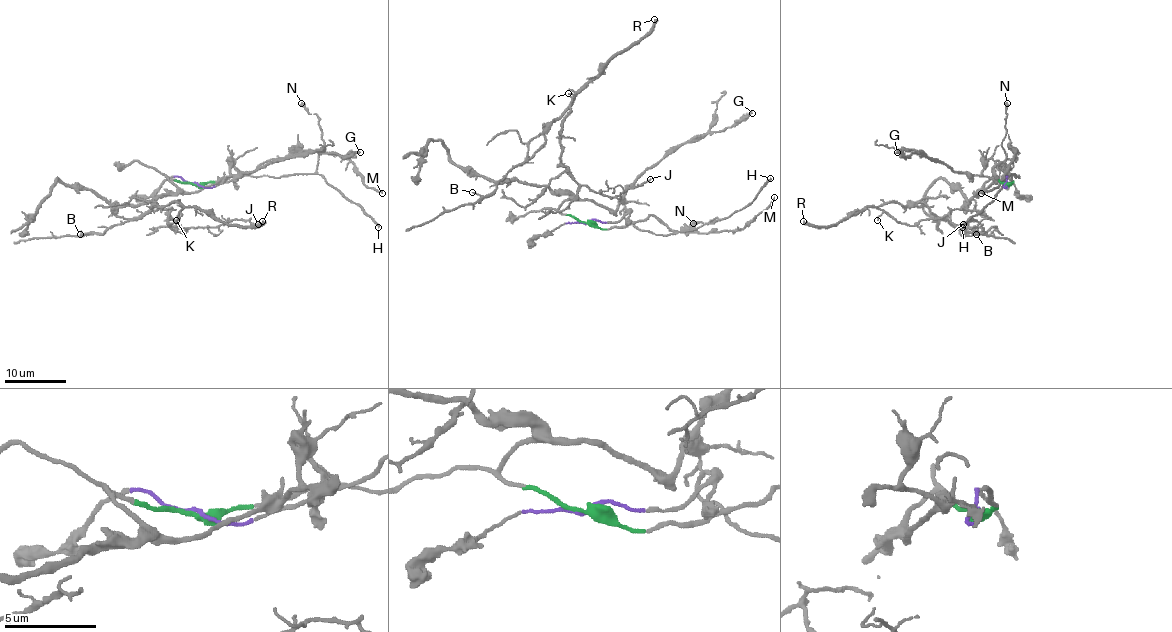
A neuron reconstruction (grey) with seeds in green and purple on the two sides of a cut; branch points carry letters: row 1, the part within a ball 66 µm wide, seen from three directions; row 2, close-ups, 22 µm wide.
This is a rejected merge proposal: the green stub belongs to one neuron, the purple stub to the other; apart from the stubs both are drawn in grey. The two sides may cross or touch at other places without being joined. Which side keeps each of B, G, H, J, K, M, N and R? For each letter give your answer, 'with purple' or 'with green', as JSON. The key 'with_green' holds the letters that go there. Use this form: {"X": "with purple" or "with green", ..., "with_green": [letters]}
{"B": "with green", "G": "with green", "H": "with purple", "J": "with green", "K": "with green", "M": "with green", "N": "with purple", "R": "with green", "with_green": ["B", "G", "J", "K", "M", "R"]}

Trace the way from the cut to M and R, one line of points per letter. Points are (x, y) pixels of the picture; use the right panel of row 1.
M: (1007, 184), (1013, 180), (999, 165), (1005, 159), (1015, 158), (1016, 150), (1013, 162), (996, 187), (981, 193)
R: (1007, 184), (992, 176), (970, 200), (973, 208), (914, 225), (871, 206), (830, 226), (803, 220)

